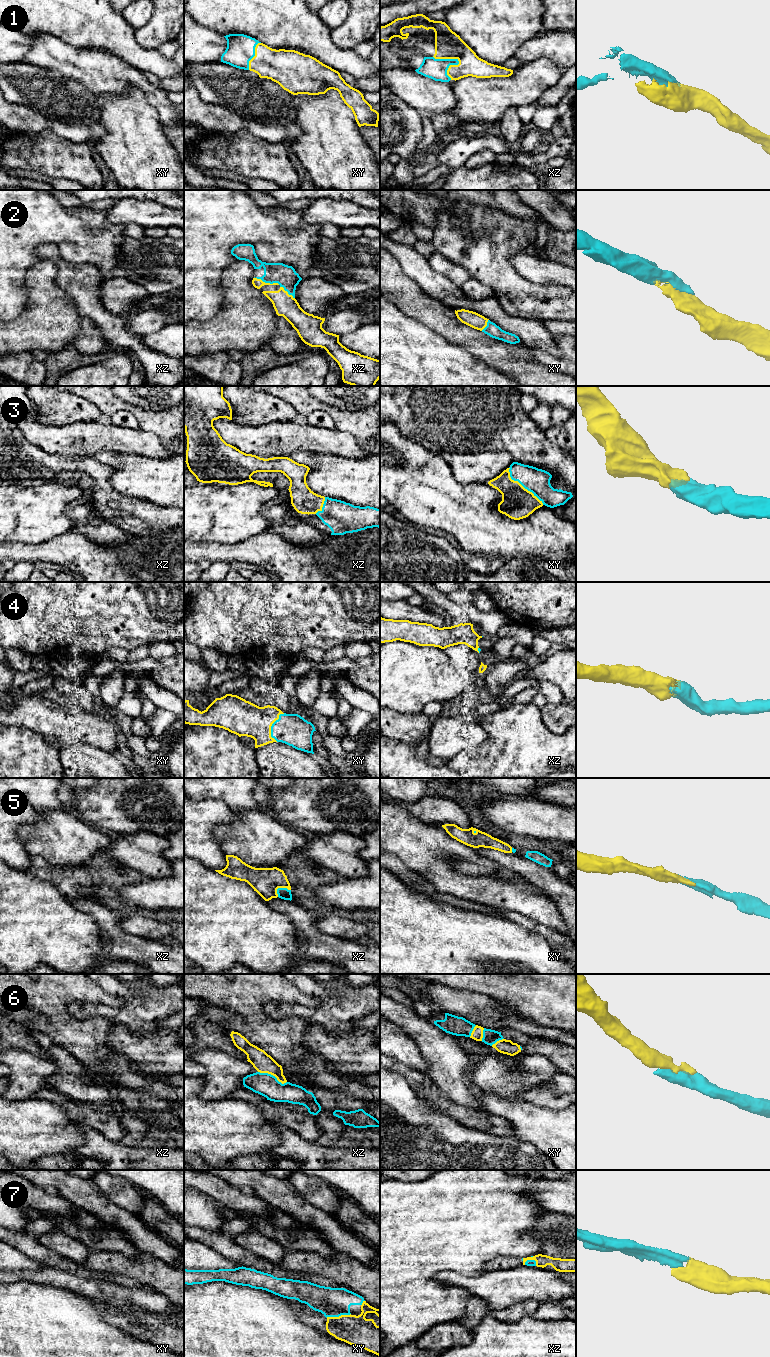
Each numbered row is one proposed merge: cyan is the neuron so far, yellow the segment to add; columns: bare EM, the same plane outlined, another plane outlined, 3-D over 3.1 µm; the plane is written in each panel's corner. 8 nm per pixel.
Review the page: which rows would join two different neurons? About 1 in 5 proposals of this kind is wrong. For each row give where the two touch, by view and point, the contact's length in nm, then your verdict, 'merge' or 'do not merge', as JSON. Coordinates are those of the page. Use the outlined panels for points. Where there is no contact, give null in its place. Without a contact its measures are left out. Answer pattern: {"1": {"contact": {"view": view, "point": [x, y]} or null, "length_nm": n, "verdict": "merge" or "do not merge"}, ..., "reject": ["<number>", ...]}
{"1": {"contact": {"view": "xz", "point": [458, 61]}, "length_nm": 240, "verdict": "merge"}, "2": {"contact": {"view": "xz", "point": [268, 282]}, "length_nm": 200, "verdict": "merge"}, "3": {"contact": {"view": "xy", "point": [522, 485]}, "length_nm": 400, "verdict": "merge"}, "4": {"contact": {"view": "xy", "point": [271, 726]}, "length_nm": 240, "verdict": "merge"}, "5": {"contact": {"view": "xz", "point": [280, 888]}, "length_nm": 130, "verdict": "merge"}, "6": {"contact": {"view": "xz", "point": [272, 1075]}, "length_nm": 240, "verdict": "merge"}, "7": {"contact": {"view": "xy", "point": [338, 1316]}, "length_nm": 200, "verdict": "merge"}, "reject": []}

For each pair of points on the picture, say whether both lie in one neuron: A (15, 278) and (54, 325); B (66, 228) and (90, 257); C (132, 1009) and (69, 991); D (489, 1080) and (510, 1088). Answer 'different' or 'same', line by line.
A: different
B: different
C: different
D: same

